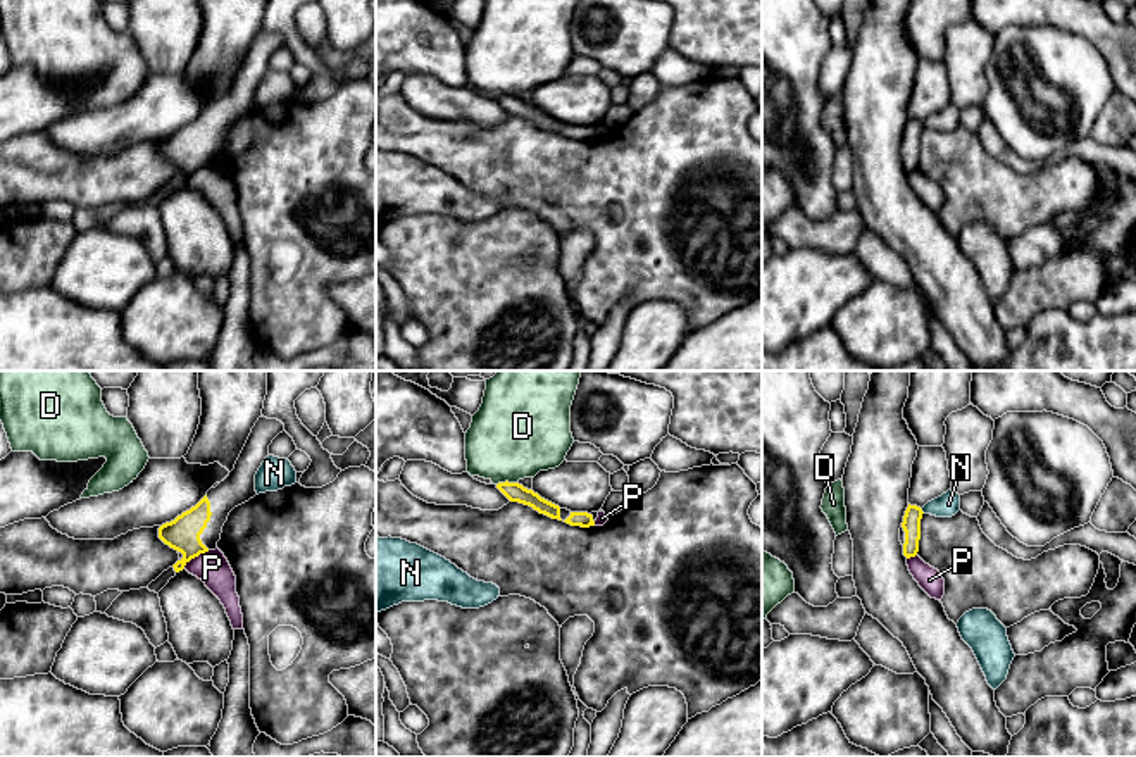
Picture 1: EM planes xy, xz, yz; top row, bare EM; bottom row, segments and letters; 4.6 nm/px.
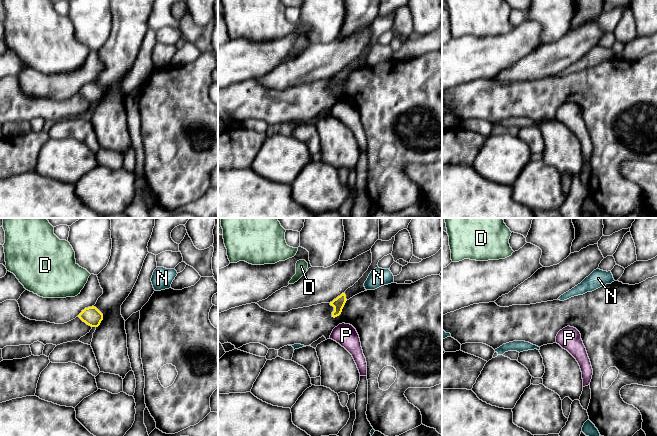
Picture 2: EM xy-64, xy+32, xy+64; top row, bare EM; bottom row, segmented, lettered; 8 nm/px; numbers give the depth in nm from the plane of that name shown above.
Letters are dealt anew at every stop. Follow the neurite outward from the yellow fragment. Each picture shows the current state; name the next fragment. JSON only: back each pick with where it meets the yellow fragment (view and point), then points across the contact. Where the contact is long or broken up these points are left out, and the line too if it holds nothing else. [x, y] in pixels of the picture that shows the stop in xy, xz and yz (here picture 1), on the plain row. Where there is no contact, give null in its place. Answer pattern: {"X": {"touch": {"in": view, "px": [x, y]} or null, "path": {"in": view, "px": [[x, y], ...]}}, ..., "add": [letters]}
{"add": []}

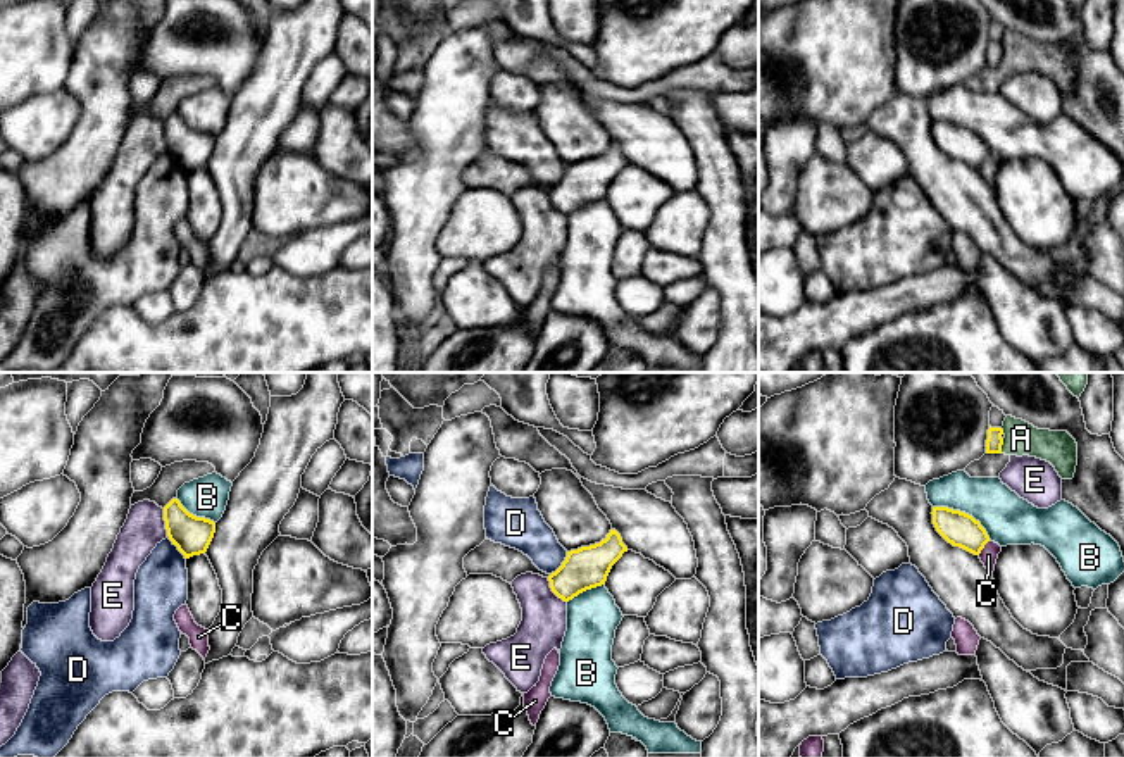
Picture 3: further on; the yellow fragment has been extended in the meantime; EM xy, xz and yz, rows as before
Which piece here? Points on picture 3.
{"add": []}

